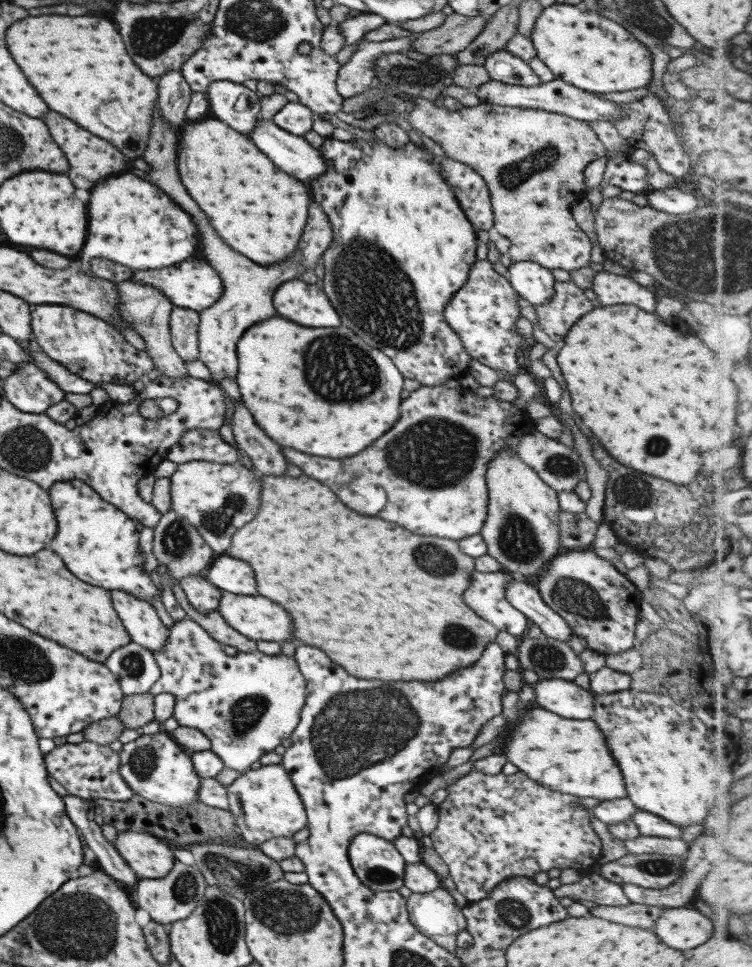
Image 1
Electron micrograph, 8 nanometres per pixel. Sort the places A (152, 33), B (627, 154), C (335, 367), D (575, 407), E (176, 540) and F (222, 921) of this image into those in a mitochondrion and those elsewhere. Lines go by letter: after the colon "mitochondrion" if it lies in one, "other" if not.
A: mitochondrion
B: other
C: mitochondrion
D: other
E: mitochondrion
F: mitochondrion

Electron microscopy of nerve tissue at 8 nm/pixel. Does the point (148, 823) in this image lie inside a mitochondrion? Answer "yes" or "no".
no

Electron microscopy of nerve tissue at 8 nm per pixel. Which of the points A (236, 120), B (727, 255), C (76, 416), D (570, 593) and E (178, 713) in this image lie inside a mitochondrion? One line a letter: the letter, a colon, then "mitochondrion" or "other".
A: other
B: mitochondrion
C: other
D: mitochondrion
E: other

